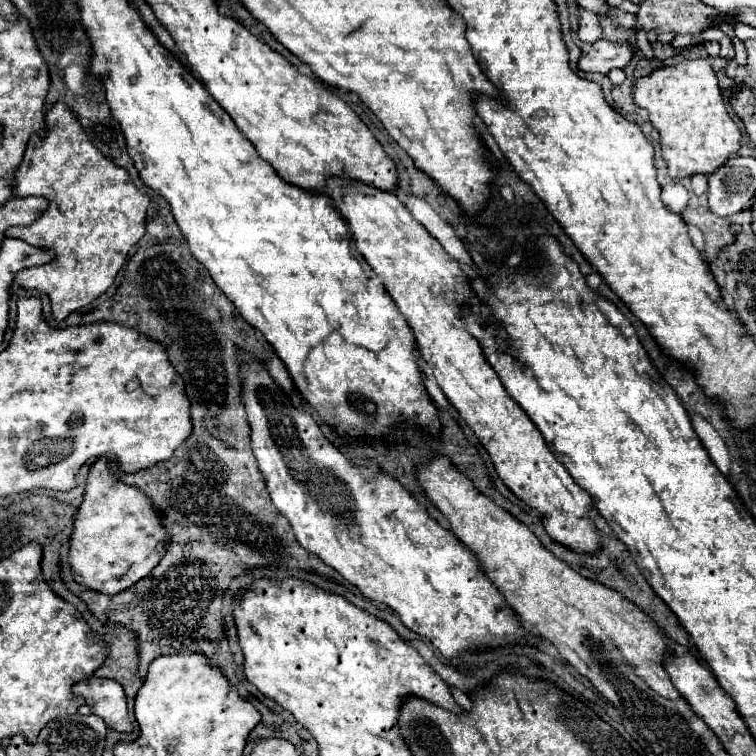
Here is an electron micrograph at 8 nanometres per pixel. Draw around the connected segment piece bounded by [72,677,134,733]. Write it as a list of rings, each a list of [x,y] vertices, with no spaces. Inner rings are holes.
[[[90,677],[82,683],[76,683],[72,691],[76,695],[82,695],[86,699],[86,705],[92,709],[92,713],[102,717],[110,729],[120,733],[134,731],[132,721],[128,717],[128,709],[126,709],[124,689],[114,679]]]

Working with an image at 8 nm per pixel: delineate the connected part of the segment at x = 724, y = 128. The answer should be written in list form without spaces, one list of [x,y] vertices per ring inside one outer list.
[[[684,59],[672,67],[656,69],[648,77],[640,77],[634,85],[634,103],[648,113],[650,123],[660,133],[662,157],[672,179],[696,173],[712,175],[742,145],[742,133],[726,111],[708,59]]]

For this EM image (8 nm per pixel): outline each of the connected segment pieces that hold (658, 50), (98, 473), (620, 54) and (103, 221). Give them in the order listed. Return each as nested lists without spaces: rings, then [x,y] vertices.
[[[656,41],[656,43],[652,43],[652,49],[654,49],[654,55],[656,55],[656,59],[670,59],[670,57],[676,57],[678,53],[680,53],[680,49],[676,49],[676,47],[672,47],[672,45],[664,45],[664,43],[660,43],[660,41]]]
[[[102,457],[98,459],[88,475],[86,483],[86,493],[84,493],[84,503],[78,509],[76,521],[74,521],[74,531],[72,531],[72,541],[70,541],[70,565],[76,577],[76,583],[104,593],[104,595],[114,595],[130,589],[134,583],[140,579],[148,577],[150,571],[160,563],[164,557],[164,545],[168,547],[170,543],[170,533],[166,531],[162,523],[162,513],[154,503],[150,503],[150,497],[142,493],[140,489],[132,485],[124,485],[114,477],[110,471],[110,459]]]
[[[598,39],[596,43],[582,51],[578,59],[578,69],[586,73],[608,73],[610,69],[618,67],[624,69],[632,61],[632,47],[628,43],[610,43],[606,39]]]
[[[56,103],[46,113],[46,125],[48,133],[44,137],[32,137],[24,161],[20,169],[16,171],[14,179],[14,195],[28,197],[28,195],[42,195],[50,201],[46,213],[38,217],[28,227],[10,227],[6,231],[6,237],[22,239],[34,247],[50,247],[58,255],[48,265],[38,265],[18,272],[14,283],[26,289],[38,289],[46,293],[52,301],[52,315],[62,321],[72,311],[92,303],[96,297],[100,297],[112,283],[120,267],[124,265],[128,251],[132,245],[136,245],[144,233],[146,233],[146,211],[150,205],[150,195],[142,193],[130,179],[128,171],[114,161],[106,159],[92,143],[82,125],[78,123],[78,117],[64,105]]]

